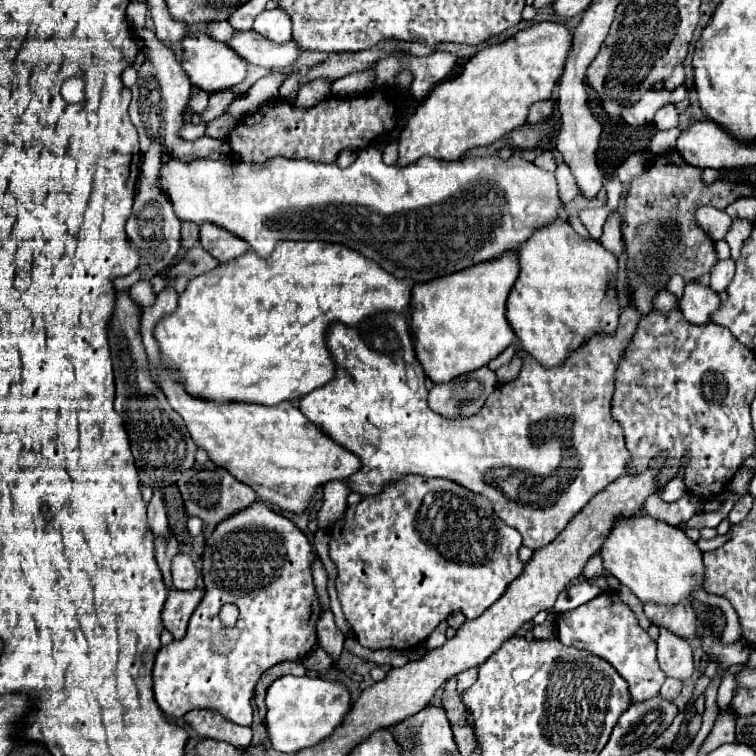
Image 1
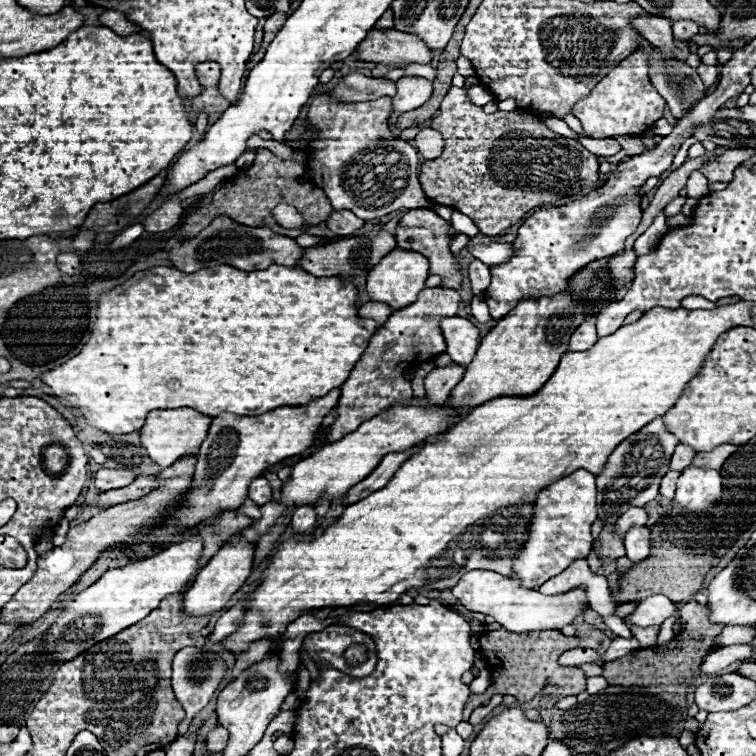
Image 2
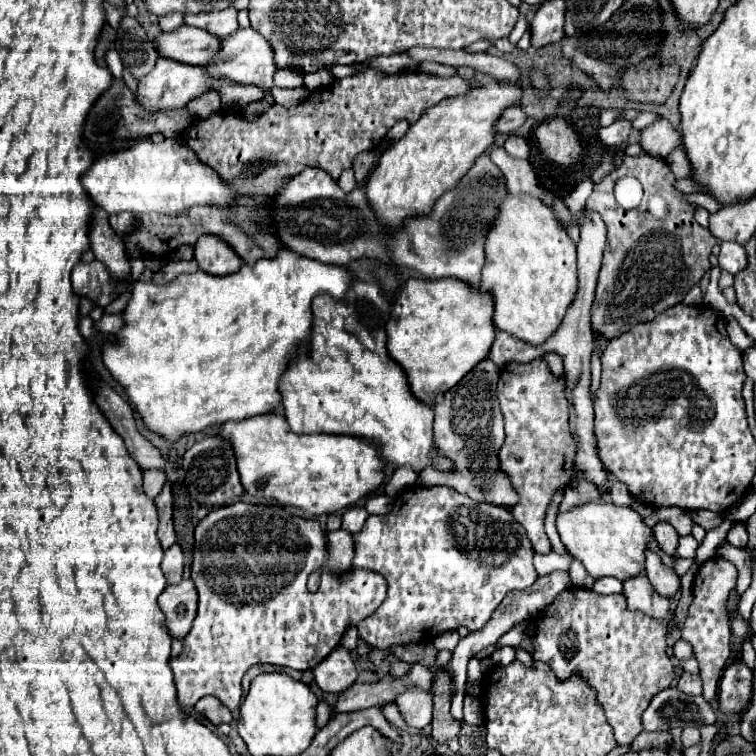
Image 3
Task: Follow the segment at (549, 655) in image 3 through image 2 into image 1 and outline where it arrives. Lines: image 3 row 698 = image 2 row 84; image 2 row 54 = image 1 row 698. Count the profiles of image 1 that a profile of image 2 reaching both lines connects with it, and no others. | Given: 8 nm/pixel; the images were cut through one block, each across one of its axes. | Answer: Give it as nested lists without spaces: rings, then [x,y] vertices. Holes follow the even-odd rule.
[[[604,592],[580,608],[558,614],[556,632],[564,646],[586,650],[610,662],[614,670],[628,682],[632,704],[658,696],[666,674],[660,670],[656,660],[656,642],[638,626],[634,612],[620,600],[616,592]]]

